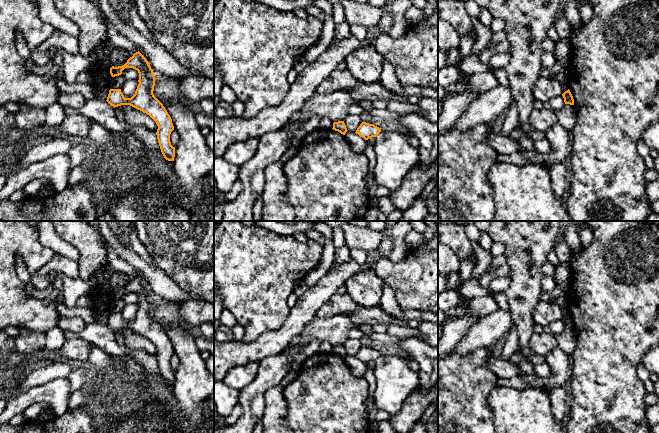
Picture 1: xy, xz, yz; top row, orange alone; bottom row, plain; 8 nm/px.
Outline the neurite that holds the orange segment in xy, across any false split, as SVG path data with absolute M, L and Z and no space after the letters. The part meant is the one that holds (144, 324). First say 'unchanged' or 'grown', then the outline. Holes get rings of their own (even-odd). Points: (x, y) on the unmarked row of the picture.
unchanged | M138 275L127 286L118 291L112 290L112 301L119 300L125 292L133 292L139 297L139 308L131 322L125 322L121 313L110 313L107 326L115 331L130 329L149 339L157 348L158 367L164 382L174 385L175 371L171 369L170 358L174 354L172 343L163 328L154 320L155 299L146 282Z

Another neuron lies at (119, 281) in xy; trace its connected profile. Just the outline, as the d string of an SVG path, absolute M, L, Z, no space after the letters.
M114 272L110 279L111 289L114 291L122 290L133 278L133 276L124 273Z

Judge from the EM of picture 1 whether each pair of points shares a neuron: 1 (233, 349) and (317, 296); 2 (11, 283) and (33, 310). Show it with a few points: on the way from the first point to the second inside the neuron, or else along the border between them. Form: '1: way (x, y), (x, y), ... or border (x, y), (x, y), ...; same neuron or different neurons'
1: way (255, 349), (275, 342), (298, 318); same neuron
2: way (13, 290), (26, 303); same neuron

